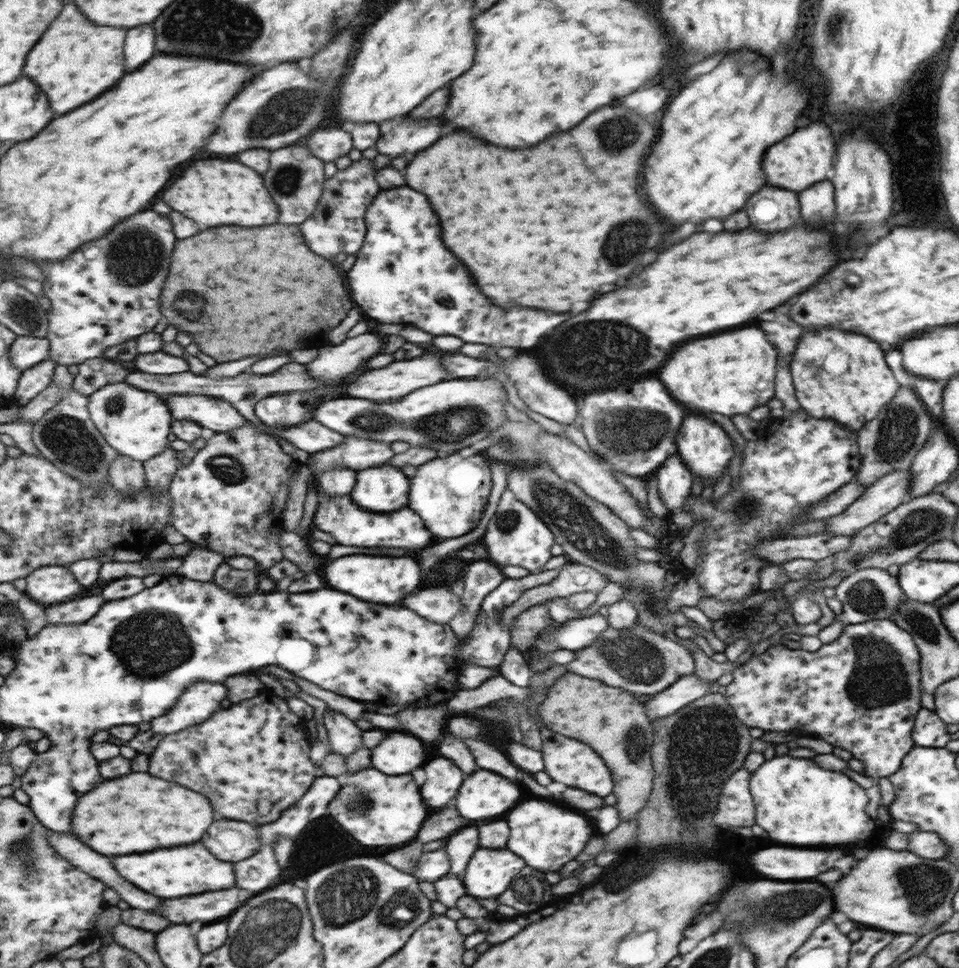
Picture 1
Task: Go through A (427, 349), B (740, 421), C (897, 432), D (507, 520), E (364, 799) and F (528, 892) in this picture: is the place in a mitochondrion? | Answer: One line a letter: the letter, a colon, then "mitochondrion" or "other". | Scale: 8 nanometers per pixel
A: other
B: other
C: mitochondrion
D: mitochondrion
E: mitochondrion
F: mitochondrion

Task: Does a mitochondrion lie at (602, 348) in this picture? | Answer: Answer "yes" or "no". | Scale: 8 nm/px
yes

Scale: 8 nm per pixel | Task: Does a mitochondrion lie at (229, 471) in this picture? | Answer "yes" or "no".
yes

